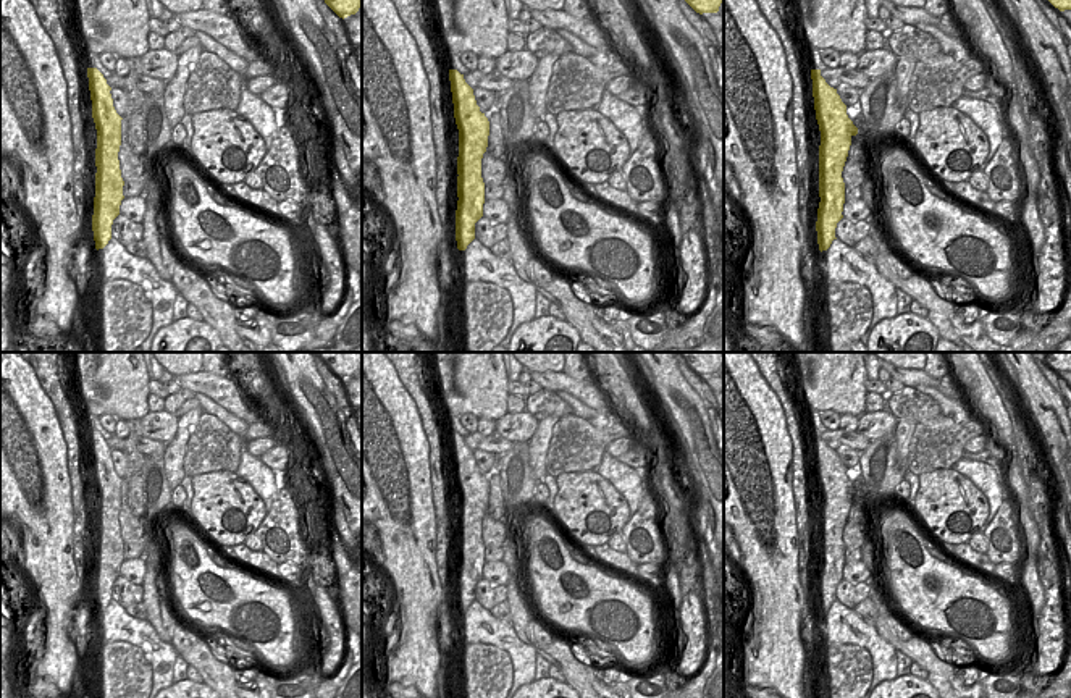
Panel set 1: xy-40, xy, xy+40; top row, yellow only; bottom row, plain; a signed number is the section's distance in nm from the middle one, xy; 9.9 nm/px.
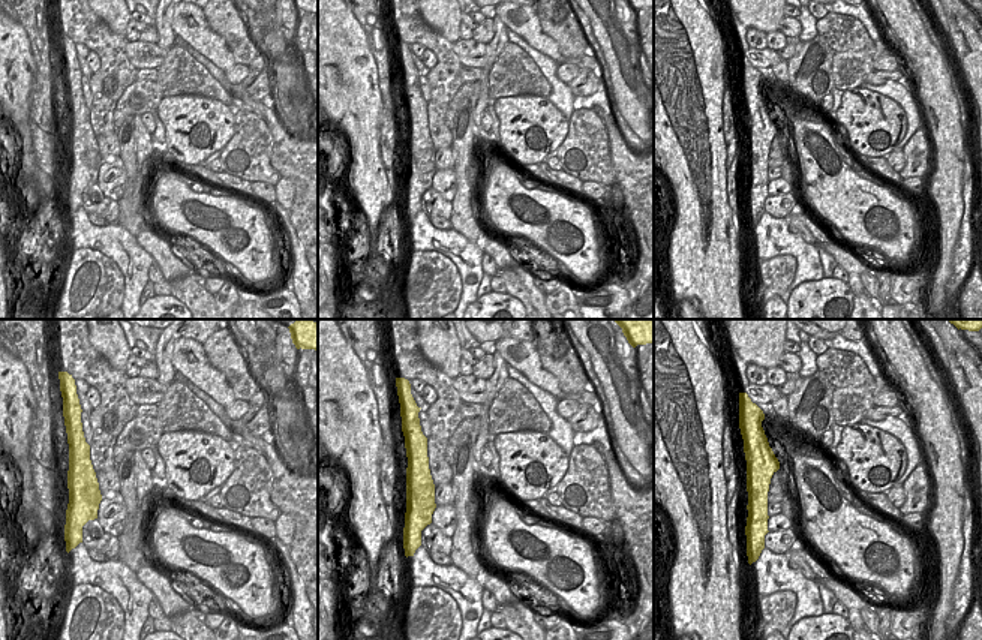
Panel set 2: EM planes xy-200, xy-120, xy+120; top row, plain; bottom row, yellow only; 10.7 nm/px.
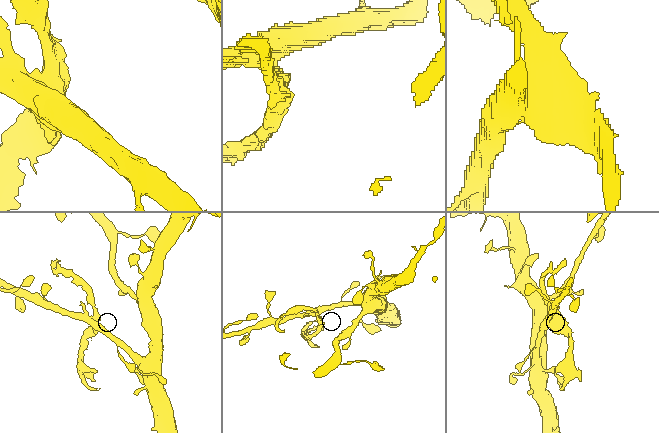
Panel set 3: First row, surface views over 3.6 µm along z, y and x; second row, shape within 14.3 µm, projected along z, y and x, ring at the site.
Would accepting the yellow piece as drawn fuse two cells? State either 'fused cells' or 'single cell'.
fused cells

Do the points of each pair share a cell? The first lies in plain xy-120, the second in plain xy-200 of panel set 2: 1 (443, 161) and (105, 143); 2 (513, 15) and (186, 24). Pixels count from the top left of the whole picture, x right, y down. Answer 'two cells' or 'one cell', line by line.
1: one cell
2: one cell

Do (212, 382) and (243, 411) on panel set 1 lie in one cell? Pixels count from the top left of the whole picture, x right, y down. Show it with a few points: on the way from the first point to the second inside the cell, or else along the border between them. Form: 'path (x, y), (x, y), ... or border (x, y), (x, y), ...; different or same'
path (220, 390), (235, 403); same

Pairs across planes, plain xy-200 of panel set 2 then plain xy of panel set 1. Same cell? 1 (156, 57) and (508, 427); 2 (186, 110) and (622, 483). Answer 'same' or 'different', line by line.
1: same
2: different

